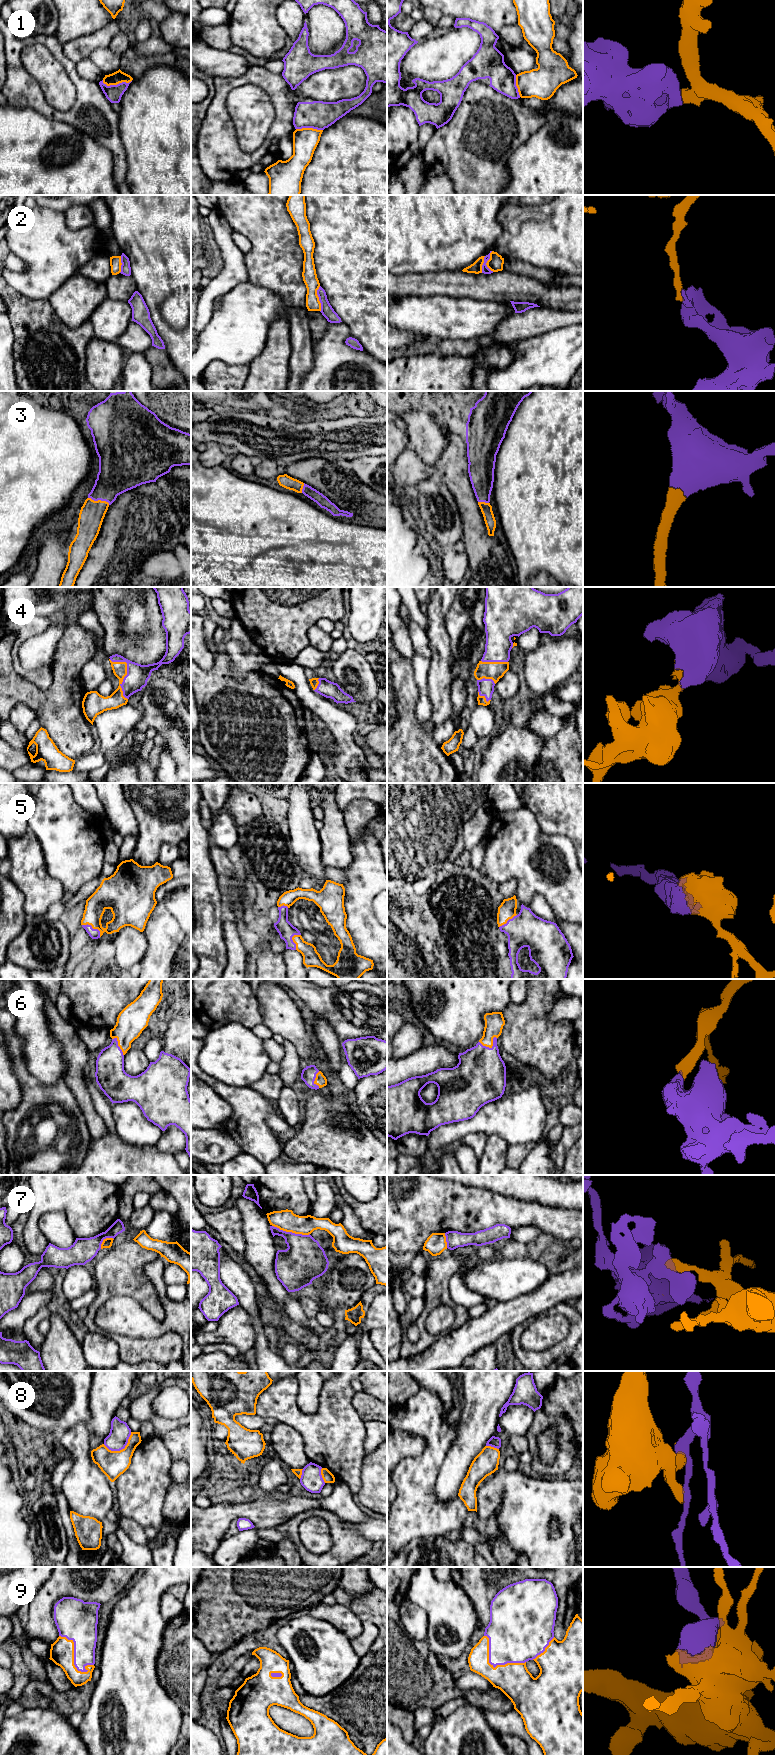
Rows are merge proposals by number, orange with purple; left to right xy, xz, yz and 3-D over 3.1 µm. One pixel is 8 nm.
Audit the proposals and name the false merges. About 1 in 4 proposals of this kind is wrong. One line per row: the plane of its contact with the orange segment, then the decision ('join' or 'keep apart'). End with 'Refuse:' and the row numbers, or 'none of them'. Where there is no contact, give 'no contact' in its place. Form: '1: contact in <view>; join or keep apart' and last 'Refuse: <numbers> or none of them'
1: contact in xy; keep apart
2: contact in yz; keep apart
3: contact in xy; join
4: contact in xy; join
5: contact in xy; join
6: contact in yz; join
7: contact in xz; keep apart
8: contact in xy; keep apart
9: contact in xy; join
Refuse: 1, 2, 7, 8

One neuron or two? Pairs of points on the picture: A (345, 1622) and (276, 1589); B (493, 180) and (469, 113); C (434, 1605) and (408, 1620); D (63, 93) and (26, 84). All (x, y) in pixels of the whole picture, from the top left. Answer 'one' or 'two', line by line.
A: two
B: one
C: two
D: two

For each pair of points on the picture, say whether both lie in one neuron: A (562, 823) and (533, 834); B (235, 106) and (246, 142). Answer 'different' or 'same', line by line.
A: different
B: same

